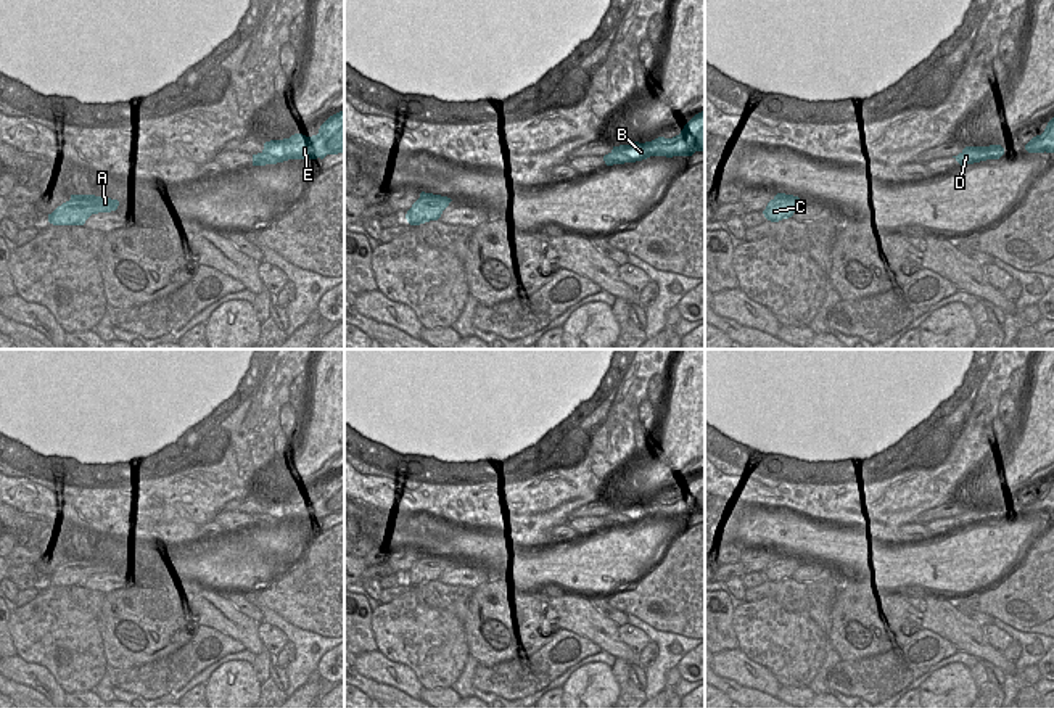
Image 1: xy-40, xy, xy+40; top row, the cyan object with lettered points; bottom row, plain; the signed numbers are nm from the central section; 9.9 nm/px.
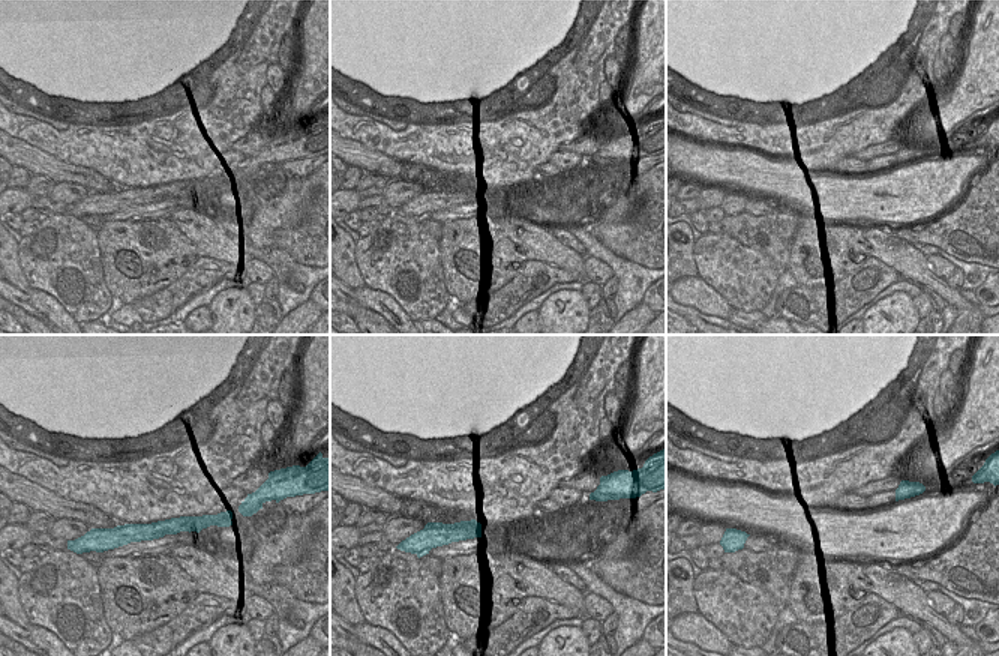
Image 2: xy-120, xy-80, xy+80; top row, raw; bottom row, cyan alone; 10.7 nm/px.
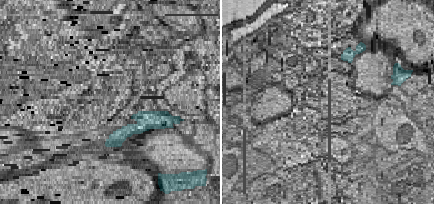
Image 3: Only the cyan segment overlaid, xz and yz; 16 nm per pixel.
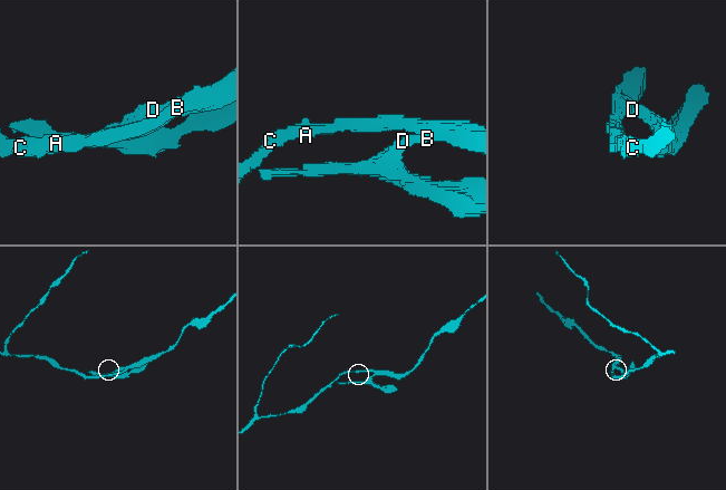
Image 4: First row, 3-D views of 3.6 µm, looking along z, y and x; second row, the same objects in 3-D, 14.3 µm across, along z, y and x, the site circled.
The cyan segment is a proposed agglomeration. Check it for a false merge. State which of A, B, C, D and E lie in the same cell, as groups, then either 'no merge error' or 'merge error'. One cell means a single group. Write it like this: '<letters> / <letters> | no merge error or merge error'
A B C E / D | merge error

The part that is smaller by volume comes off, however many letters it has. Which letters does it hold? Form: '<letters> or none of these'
D

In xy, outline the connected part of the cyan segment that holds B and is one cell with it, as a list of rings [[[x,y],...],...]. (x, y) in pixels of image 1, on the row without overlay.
[[[705,470],[695,475],[673,499],[658,497],[645,504],[620,505],[620,513],[628,515],[631,523],[650,517],[692,517],[695,512],[705,512]]]

